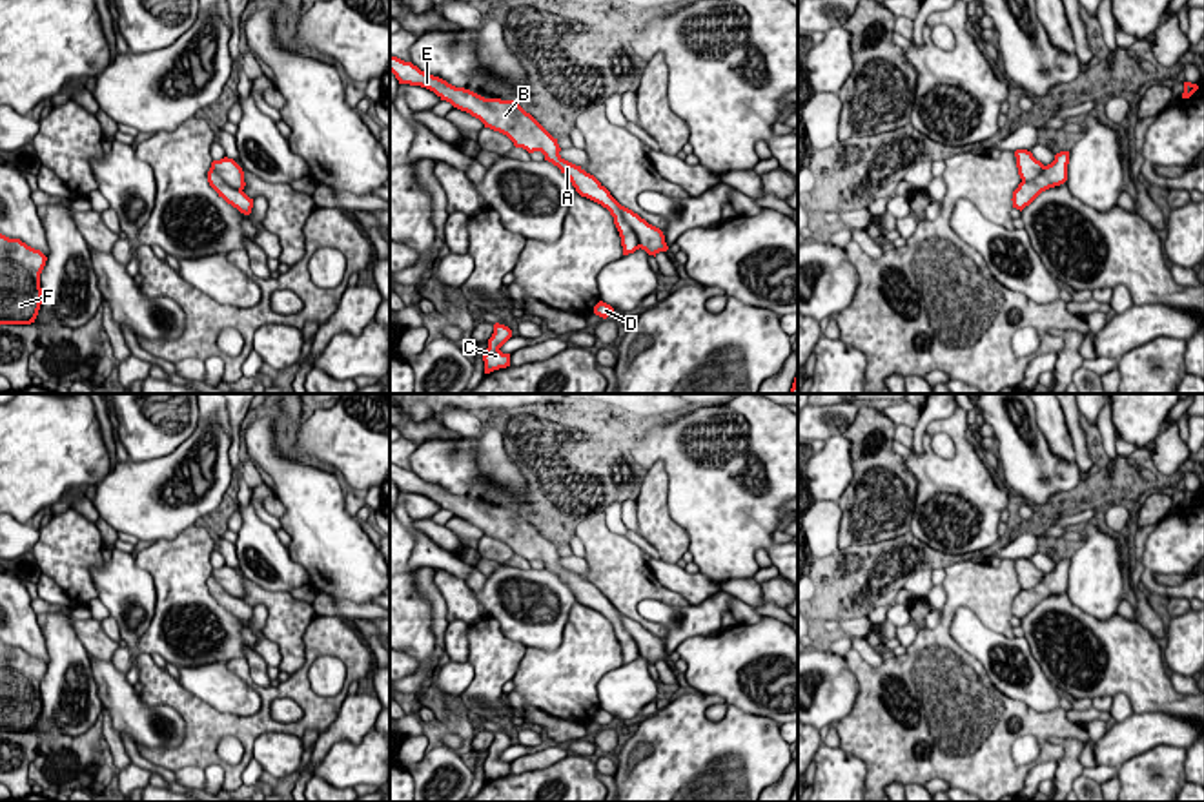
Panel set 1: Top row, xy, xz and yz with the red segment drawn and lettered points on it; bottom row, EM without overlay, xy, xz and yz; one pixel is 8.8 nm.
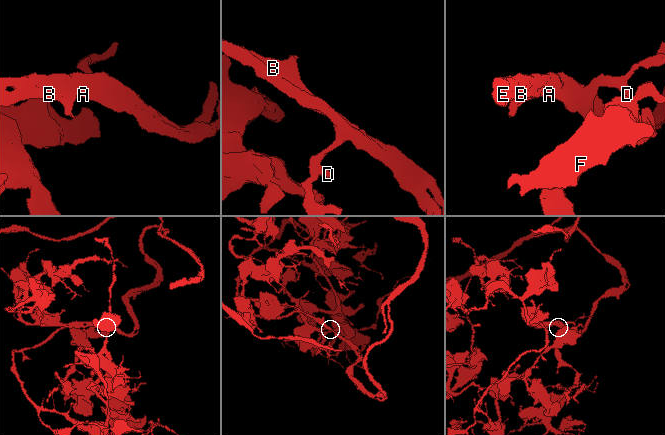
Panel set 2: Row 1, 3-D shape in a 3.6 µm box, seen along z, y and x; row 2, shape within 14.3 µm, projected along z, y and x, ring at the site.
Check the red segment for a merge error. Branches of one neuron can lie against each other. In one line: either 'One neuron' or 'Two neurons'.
One neuron

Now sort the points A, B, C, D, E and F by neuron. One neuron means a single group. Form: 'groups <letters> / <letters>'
groups A B C D E F

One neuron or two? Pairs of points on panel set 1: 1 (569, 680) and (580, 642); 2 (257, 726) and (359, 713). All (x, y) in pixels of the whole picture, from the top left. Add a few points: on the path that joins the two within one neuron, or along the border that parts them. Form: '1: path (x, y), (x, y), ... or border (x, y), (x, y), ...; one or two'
1: path (572, 671), (580, 662), (580, 651); one
2: border (346, 695), (336, 720), (319, 735); two

